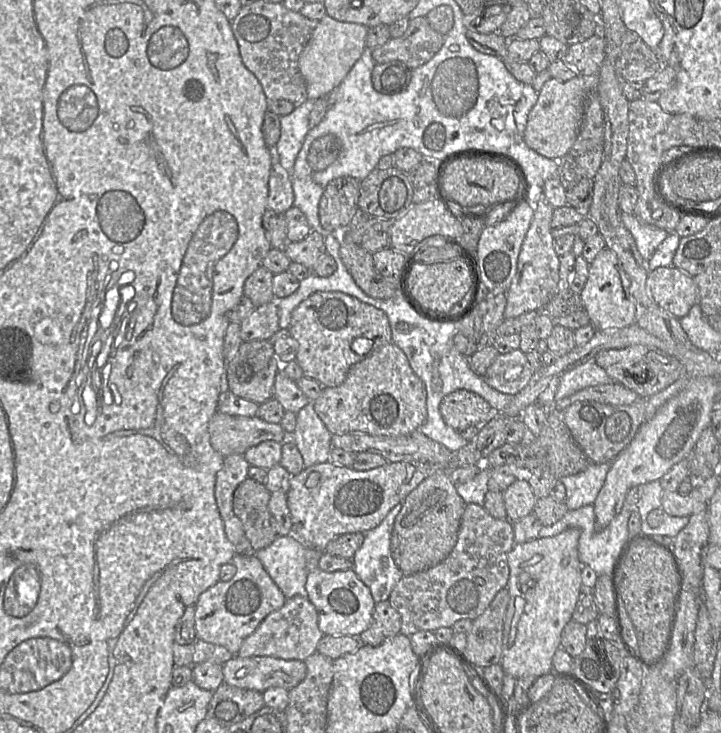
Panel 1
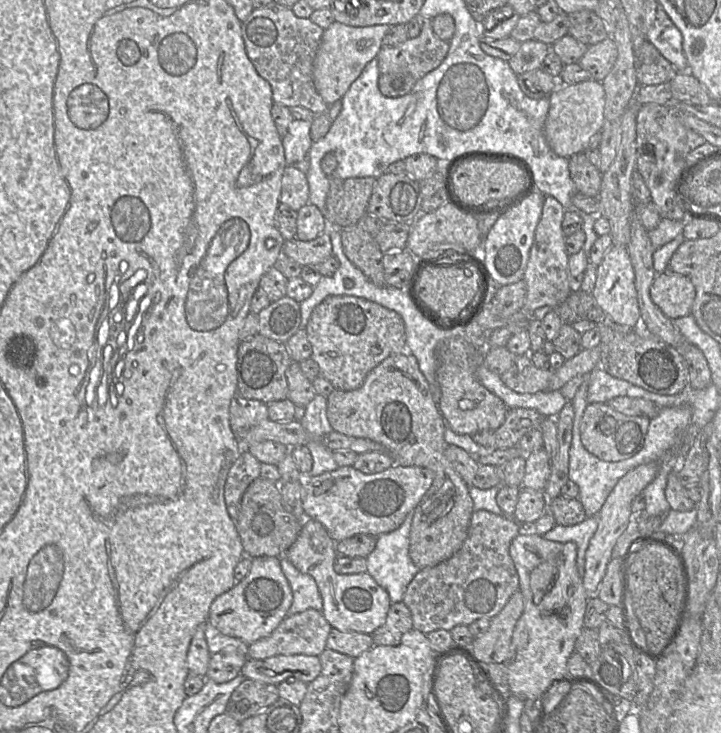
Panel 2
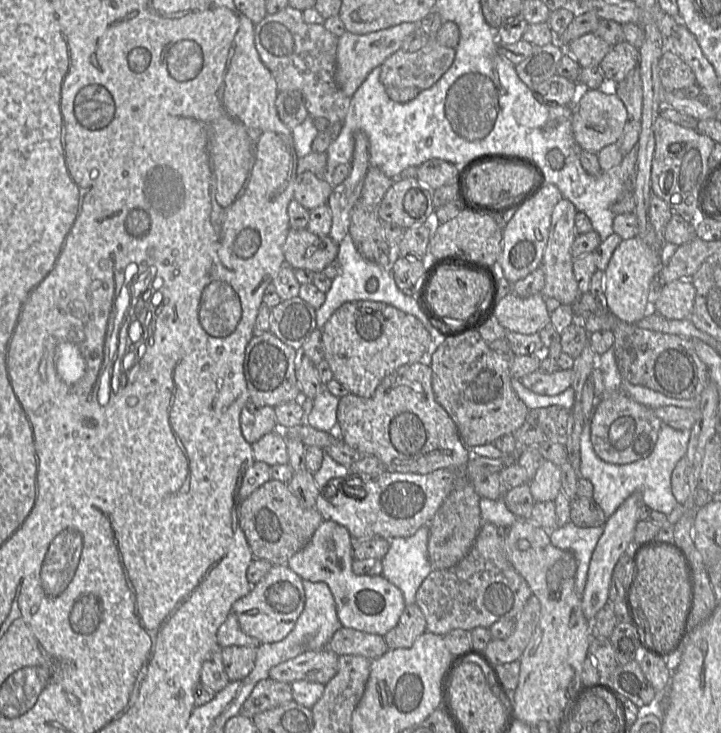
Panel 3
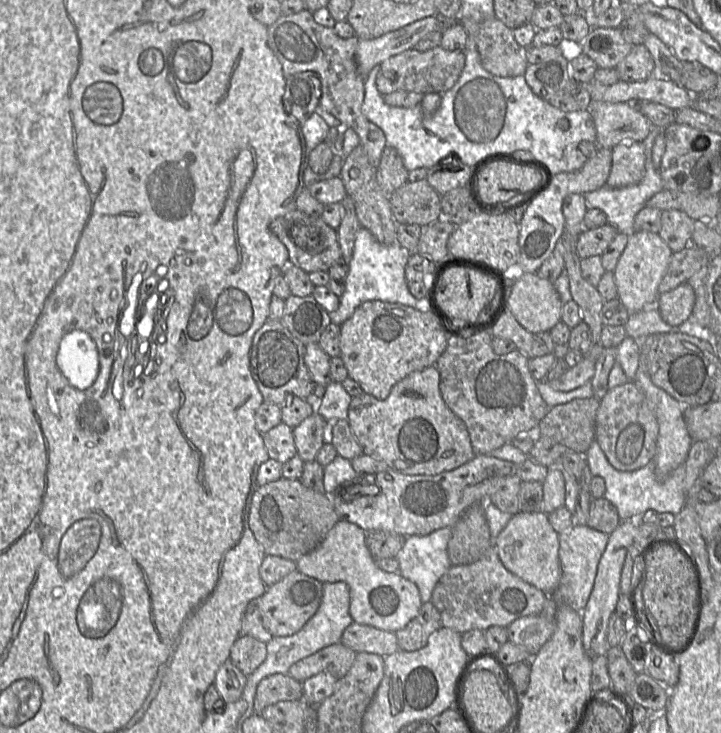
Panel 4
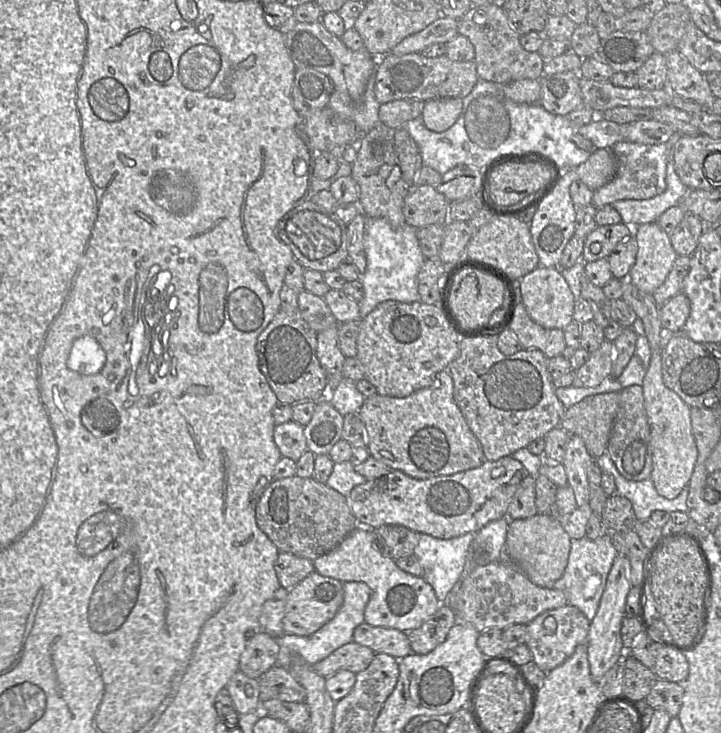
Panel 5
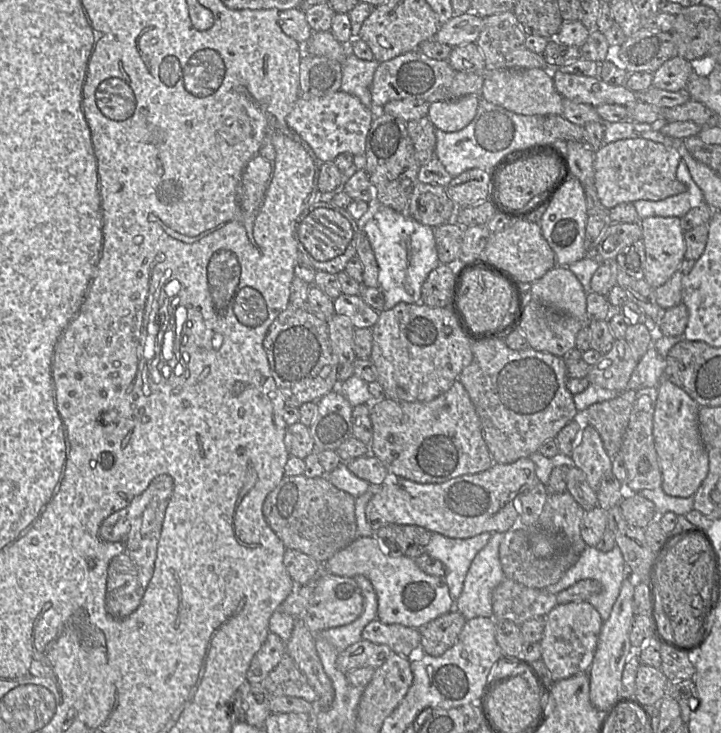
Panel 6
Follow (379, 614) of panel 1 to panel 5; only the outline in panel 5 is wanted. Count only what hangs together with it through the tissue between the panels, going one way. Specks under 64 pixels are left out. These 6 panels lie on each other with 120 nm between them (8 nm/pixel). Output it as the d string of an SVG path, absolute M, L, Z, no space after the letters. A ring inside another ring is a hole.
M441 602L438 610L420 627L407 633L413 653L427 654L440 645L449 630L457 624L455 614L451 608Z

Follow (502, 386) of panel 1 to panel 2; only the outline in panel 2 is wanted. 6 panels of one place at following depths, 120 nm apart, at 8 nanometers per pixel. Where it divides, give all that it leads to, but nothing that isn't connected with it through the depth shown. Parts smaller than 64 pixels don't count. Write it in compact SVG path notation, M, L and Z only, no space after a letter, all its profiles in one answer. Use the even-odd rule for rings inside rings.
M516 355L512 366L500 375L503 383L518 393L538 393L549 389L552 370L534 366L529 355Z

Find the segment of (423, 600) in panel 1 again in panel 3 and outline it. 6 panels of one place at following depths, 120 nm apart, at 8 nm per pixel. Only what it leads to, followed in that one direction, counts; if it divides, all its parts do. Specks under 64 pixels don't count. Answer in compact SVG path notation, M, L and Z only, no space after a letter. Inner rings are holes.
M483 522L468 554L455 566L432 571L416 592L415 604L422 611L429 632L444 635L453 629L489 628L504 619L515 619L533 593L513 568L503 548L503 531Z

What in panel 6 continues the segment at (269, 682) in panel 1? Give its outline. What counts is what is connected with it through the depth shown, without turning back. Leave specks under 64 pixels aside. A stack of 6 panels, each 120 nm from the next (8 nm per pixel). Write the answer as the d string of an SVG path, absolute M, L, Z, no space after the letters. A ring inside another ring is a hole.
M361 639L338 654L336 665L343 673L357 668L378 668L391 653L392 650L387 645Z

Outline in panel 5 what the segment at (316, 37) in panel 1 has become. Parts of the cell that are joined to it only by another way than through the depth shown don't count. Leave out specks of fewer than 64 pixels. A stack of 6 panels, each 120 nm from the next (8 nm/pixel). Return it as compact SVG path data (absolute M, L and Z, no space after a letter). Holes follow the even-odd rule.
M440 16L423 30L409 35L395 45L390 53L404 55L420 52L433 43L447 43L458 35L458 19Z

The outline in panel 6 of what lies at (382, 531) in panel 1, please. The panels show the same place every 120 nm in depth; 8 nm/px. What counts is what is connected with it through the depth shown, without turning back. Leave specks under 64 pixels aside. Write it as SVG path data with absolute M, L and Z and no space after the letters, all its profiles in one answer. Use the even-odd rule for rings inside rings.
M485 532L470 538L450 538L432 533L425 553L444 565L443 579L454 601L462 592L464 580L471 562L487 544L491 533Z

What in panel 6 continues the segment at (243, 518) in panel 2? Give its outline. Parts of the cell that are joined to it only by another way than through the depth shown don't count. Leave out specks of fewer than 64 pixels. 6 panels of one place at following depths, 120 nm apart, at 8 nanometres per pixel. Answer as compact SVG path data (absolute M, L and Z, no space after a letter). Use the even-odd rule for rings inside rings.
M284 476L267 495L262 511L270 528L286 549L299 550L325 563L358 537L356 498L337 487L327 477Z

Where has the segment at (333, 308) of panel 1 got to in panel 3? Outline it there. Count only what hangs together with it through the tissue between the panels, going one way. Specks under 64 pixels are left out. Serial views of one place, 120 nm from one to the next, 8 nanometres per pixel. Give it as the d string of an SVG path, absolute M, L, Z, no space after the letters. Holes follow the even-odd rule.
M371 300L342 304L321 328L321 339L324 360L329 364L333 378L349 393L365 398L371 397L380 382L400 366L426 360L434 349L434 344L439 341L415 316L389 304Z

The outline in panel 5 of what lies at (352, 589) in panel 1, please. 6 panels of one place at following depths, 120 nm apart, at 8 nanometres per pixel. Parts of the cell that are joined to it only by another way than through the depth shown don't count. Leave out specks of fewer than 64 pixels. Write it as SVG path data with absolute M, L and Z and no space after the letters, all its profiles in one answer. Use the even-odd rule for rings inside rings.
M358 525L330 552L313 561L314 571L344 582L364 582L371 589L364 610L364 622L372 626L408 632L420 627L438 610L441 602L431 585L422 577L401 570L391 557L378 549L370 527Z

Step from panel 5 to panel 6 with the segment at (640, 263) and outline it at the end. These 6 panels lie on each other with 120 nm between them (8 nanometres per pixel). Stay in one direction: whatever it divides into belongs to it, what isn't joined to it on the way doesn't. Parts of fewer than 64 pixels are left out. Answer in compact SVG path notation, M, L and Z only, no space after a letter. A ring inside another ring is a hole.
M652 216L639 220L646 261L644 280L653 288L665 284L683 261L686 251L679 217Z

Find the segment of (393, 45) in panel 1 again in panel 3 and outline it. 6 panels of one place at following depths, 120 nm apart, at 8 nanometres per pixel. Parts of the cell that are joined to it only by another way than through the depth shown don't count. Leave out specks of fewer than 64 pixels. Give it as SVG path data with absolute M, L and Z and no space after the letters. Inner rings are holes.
M436 39L430 40L415 52L402 49L388 57L381 65L380 80L385 87L410 87L426 90L432 87L451 67L456 50L441 45Z

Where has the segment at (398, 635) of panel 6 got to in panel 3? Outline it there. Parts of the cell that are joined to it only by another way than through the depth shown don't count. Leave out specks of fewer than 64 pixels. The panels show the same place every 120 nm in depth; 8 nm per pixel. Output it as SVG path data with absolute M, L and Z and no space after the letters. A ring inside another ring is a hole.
M341 627L333 634L328 648L337 655L361 655L370 660L382 656L389 649L382 635L347 627Z

